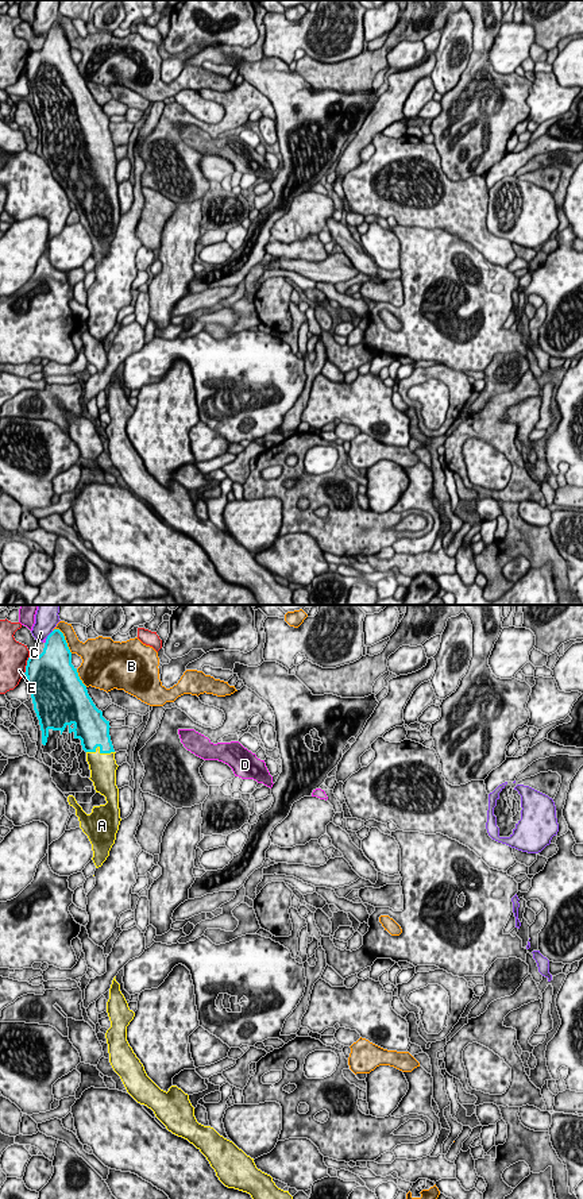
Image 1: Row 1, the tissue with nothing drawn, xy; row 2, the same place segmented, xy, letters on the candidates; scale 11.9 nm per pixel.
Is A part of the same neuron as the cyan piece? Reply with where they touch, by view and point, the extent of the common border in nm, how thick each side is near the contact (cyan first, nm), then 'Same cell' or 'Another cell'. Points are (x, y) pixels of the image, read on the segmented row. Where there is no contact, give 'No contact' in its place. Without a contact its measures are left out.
Touches cyan at xy (100, 751). Shared border 340 nm. Thickness 360 nm (cyan) against 320 nm. Same cell

